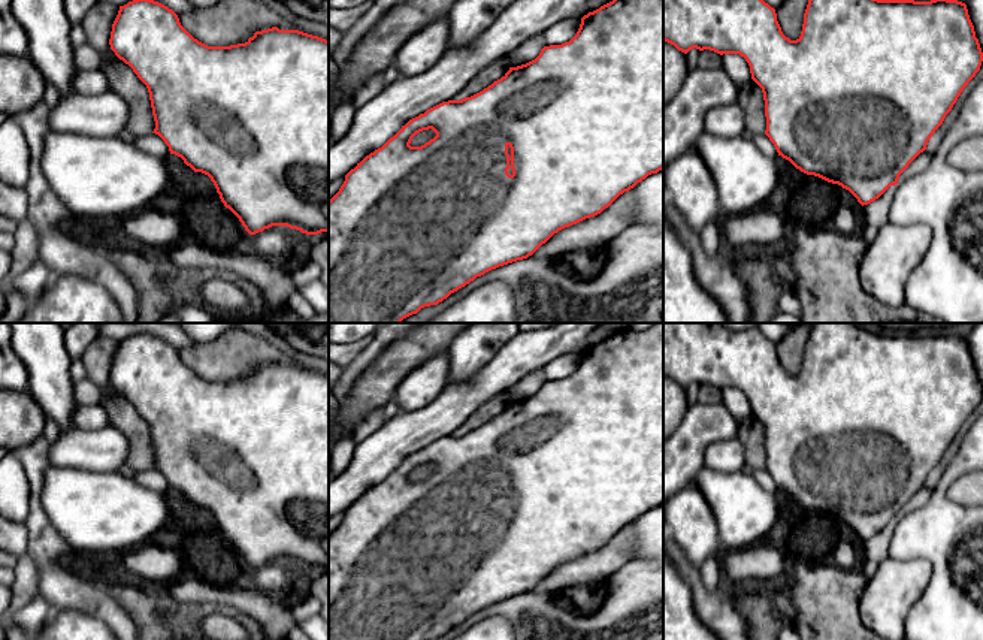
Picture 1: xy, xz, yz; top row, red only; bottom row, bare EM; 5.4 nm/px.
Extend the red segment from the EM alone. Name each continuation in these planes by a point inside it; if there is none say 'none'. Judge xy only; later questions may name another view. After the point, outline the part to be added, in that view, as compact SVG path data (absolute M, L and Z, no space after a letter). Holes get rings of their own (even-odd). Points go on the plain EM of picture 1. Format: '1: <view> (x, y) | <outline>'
none

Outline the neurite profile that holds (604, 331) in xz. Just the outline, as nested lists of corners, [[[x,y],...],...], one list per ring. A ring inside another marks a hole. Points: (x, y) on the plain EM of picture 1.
[[[601,323],[589,333],[583,351],[624,329],[629,329],[629,323]]]

